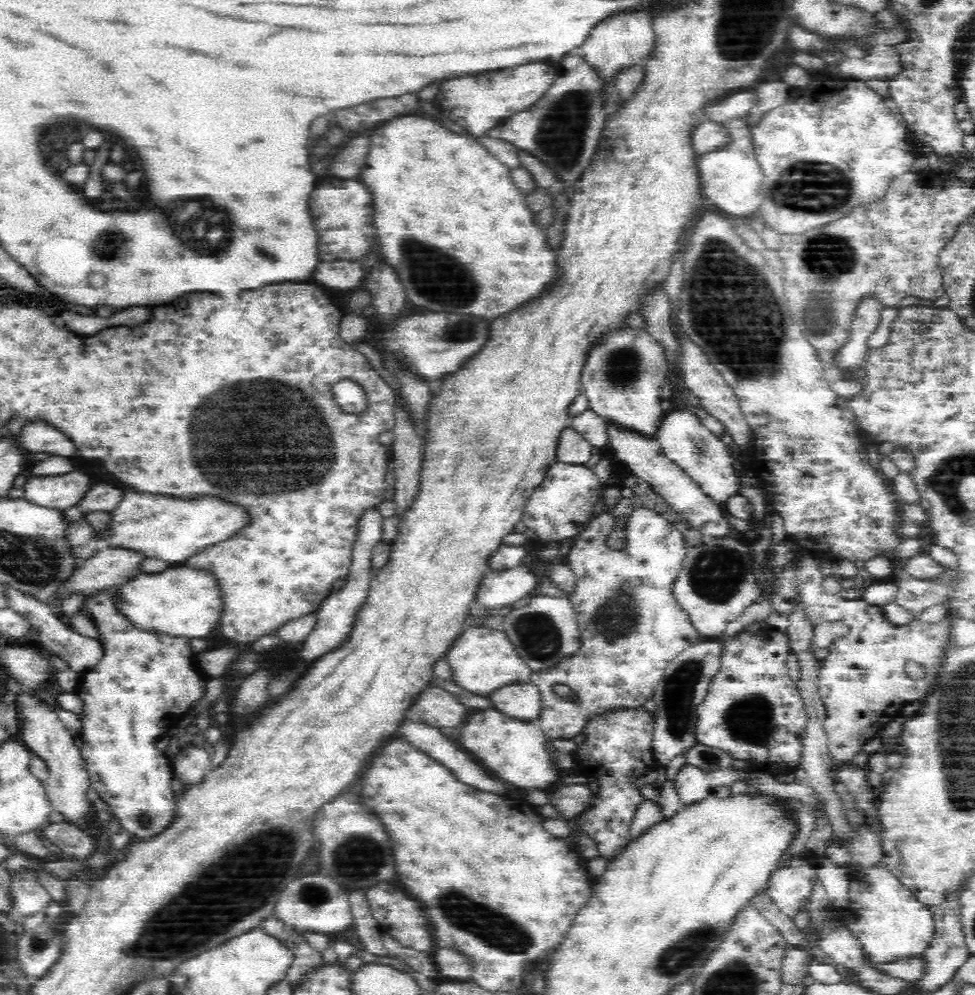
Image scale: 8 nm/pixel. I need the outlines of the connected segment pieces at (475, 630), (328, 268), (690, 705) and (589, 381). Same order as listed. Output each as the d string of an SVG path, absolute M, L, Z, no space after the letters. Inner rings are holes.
M467 625L446 658L453 670L453 681L478 695L489 696L504 686L530 681L532 676L506 633L484 626Z
M334 260L334 262L324 262L316 270L316 282L322 282L324 288L362 288L364 278L364 264L360 260Z
M722 636L720 640L699 641L681 652L664 671L653 696L656 712L655 724L651 738L651 754L655 762L664 767L674 756L695 746L696 711L707 695L708 685L712 677L720 670L720 656L726 650L730 636Z
M626 328L622 332L614 332L608 340L596 346L591 352L589 362L582 372L581 392L589 402L589 409L595 414L607 429L641 436L646 440L657 440L666 411L662 409L662 386L666 382L666 374L670 372L666 367L664 351L646 330L632 330Z

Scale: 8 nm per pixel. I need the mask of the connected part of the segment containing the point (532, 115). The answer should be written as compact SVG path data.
M578 52L566 55L562 62L562 70L558 70L550 86L532 106L511 116L505 123L487 130L483 136L508 141L519 149L528 151L532 156L542 160L566 181L569 189L578 180L586 166L590 165L601 139L605 122L610 111L608 107L608 78L600 72L600 67L590 64Z

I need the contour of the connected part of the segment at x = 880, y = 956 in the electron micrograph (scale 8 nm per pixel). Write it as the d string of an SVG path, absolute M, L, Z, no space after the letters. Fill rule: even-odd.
M854 868L847 892L846 916L840 926L848 929L860 943L867 962L872 967L894 964L902 959L918 957L930 946L935 935L931 910L914 899L886 869Z

